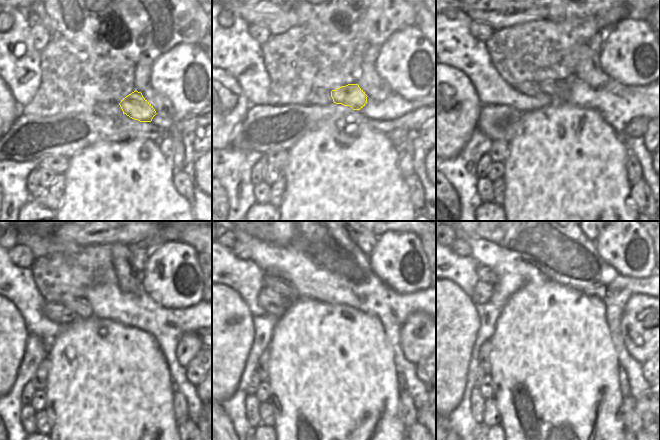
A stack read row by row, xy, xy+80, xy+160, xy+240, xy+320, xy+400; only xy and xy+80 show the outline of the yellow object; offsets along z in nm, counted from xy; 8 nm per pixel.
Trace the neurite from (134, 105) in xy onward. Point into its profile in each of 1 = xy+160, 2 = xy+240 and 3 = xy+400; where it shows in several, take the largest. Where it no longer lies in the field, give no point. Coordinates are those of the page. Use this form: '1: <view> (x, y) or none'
1: xy+160 (558, 90)
2: xy+240 (81, 307)
3: xy+400 (484, 274)

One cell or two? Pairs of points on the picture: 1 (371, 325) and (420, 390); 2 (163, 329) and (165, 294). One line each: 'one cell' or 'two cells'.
1: two cells
2: two cells

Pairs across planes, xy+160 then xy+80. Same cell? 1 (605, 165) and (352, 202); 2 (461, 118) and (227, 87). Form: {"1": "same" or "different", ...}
{"1": "same", "2": "same"}

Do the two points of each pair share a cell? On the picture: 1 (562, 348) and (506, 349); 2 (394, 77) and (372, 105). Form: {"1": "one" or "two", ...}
{"1": "one", "2": "two"}

